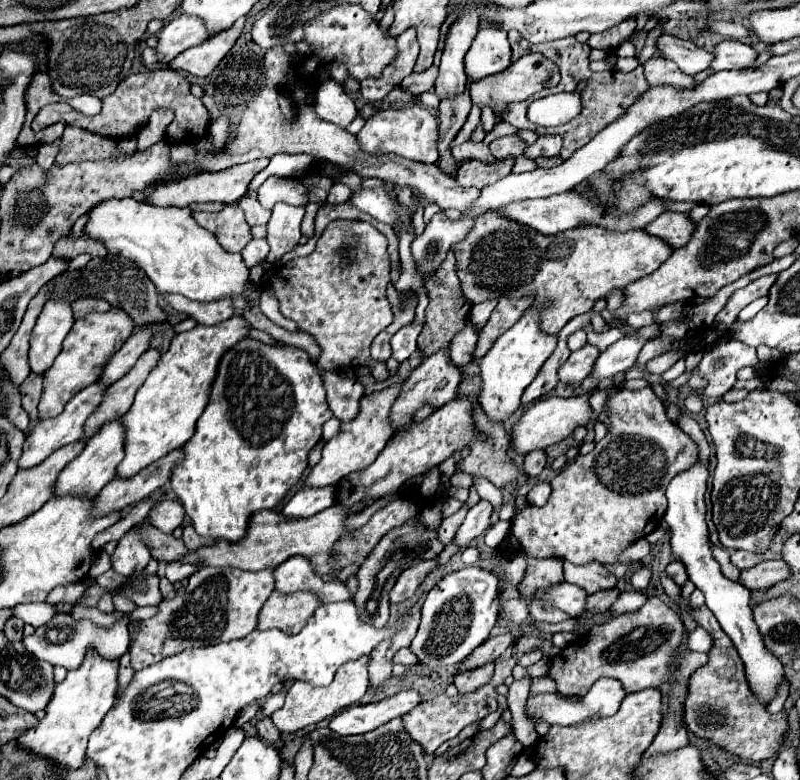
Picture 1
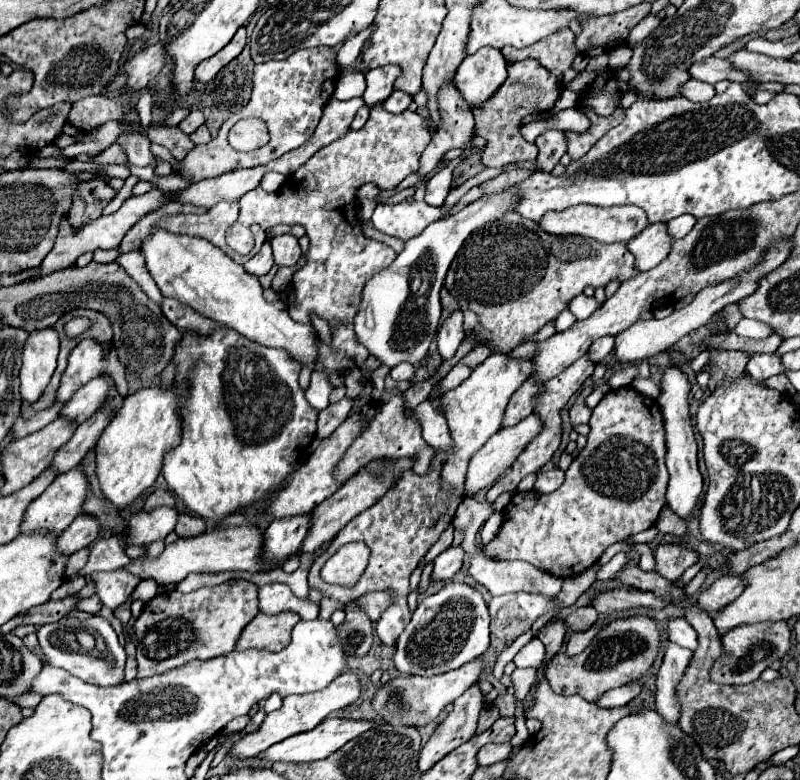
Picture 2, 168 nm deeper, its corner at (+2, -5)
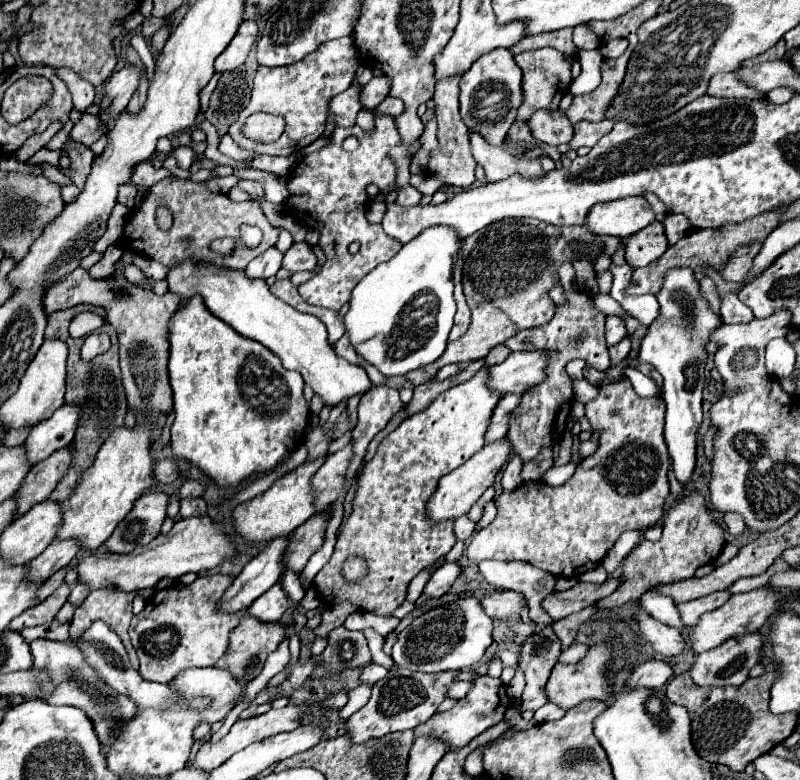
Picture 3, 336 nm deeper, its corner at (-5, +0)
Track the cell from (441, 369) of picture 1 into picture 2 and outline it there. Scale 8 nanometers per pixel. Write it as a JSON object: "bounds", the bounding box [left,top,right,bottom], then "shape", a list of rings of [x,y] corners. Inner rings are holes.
{"bounds":[333,394,433,484],"shape":[[[395,394],[387,404],[379,408],[375,418],[367,424],[367,428],[355,438],[355,442],[347,448],[343,458],[333,470],[333,478],[337,478],[339,484],[345,484],[357,470],[367,466],[371,460],[377,458],[411,458],[413,460],[413,470],[417,474],[425,474],[429,468],[429,462],[433,458],[433,448],[423,440],[421,436],[421,424],[415,418],[409,418],[403,414],[403,398],[401,394]]]}

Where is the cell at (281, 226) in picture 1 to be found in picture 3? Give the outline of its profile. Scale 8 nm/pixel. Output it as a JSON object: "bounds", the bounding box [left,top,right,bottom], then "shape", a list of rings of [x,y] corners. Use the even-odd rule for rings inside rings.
{"bounds":[282,243,316,273],"shape":[[[292,243],[292,247],[284,253],[282,267],[296,273],[296,271],[312,271],[316,267],[316,255],[312,253],[308,243]]]}

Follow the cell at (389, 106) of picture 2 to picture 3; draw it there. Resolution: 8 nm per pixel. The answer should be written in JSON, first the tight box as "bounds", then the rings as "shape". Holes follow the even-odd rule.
{"bounds":[374,95,404,117],"shape":[[[388,95],[388,97],[384,99],[384,103],[382,103],[380,107],[376,107],[376,109],[374,109],[374,113],[388,113],[388,115],[398,117],[400,113],[404,113],[404,101],[400,101],[398,97]]]}

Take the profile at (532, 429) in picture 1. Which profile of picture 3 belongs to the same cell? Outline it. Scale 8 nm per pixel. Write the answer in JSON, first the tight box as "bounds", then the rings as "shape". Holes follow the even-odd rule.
{"bounds":[428,437,512,521],"shape":[[[508,437],[486,443],[464,465],[460,465],[460,469],[454,469],[444,479],[440,479],[440,485],[434,493],[434,497],[428,501],[428,517],[434,521],[442,521],[442,519],[456,519],[460,515],[466,515],[468,509],[474,505],[474,501],[480,499],[488,487],[494,485],[498,471],[504,467],[504,463],[510,457],[510,451],[512,451],[512,441]]]}

